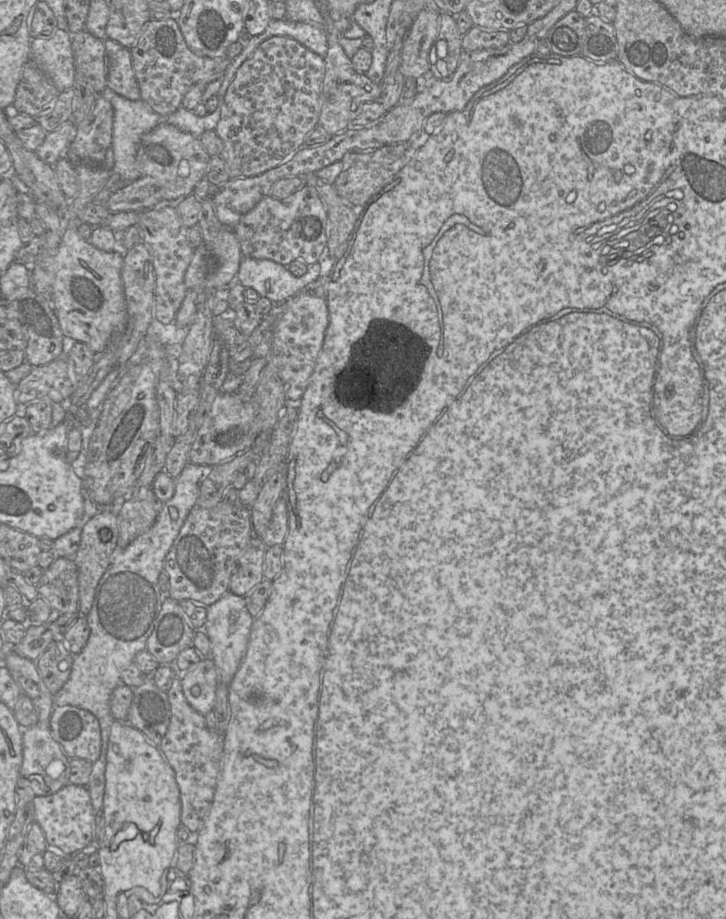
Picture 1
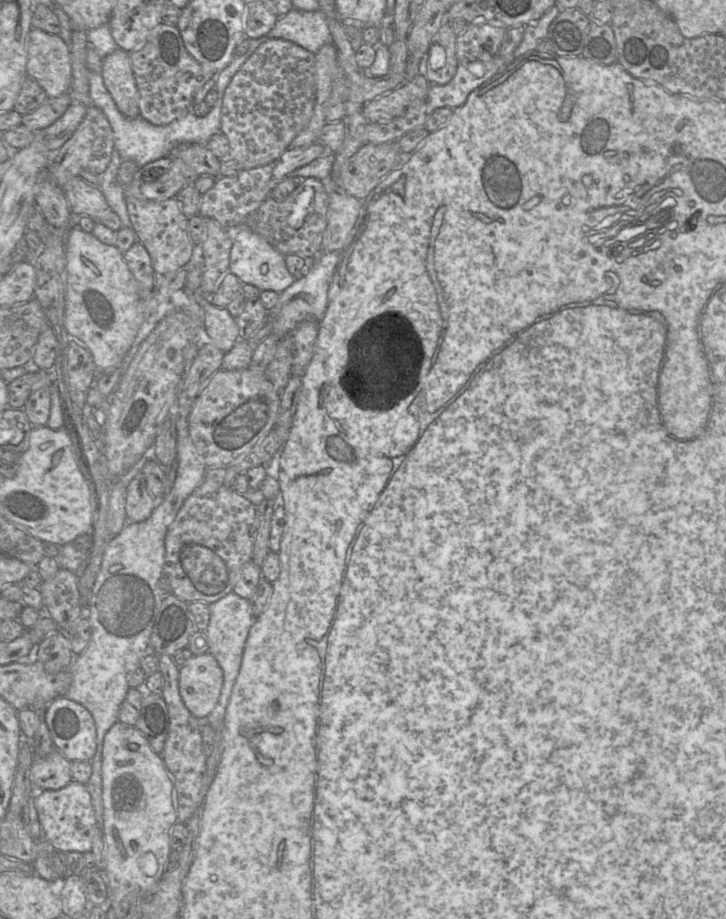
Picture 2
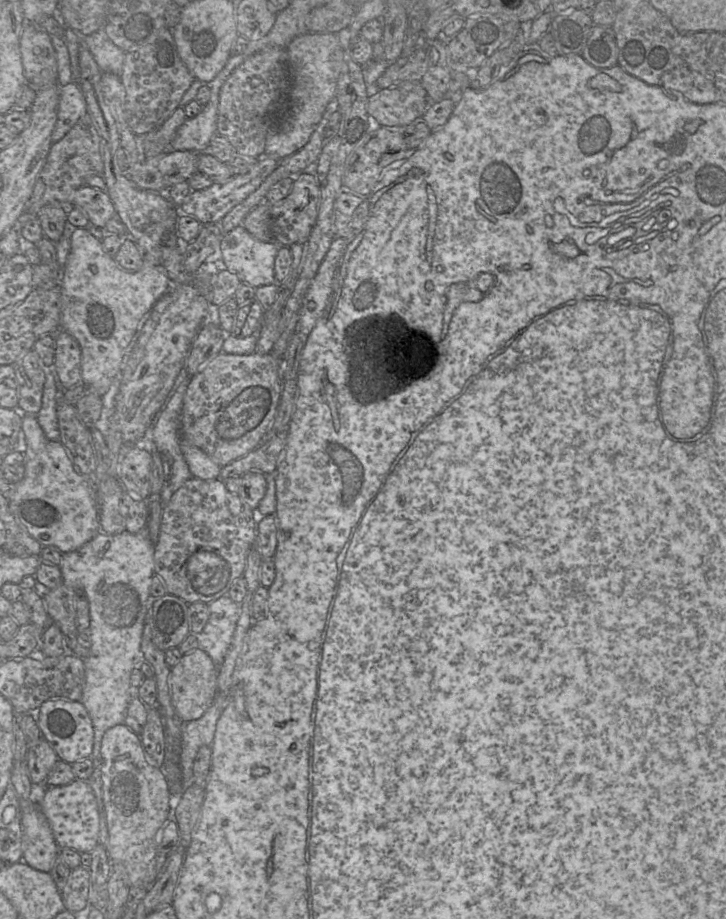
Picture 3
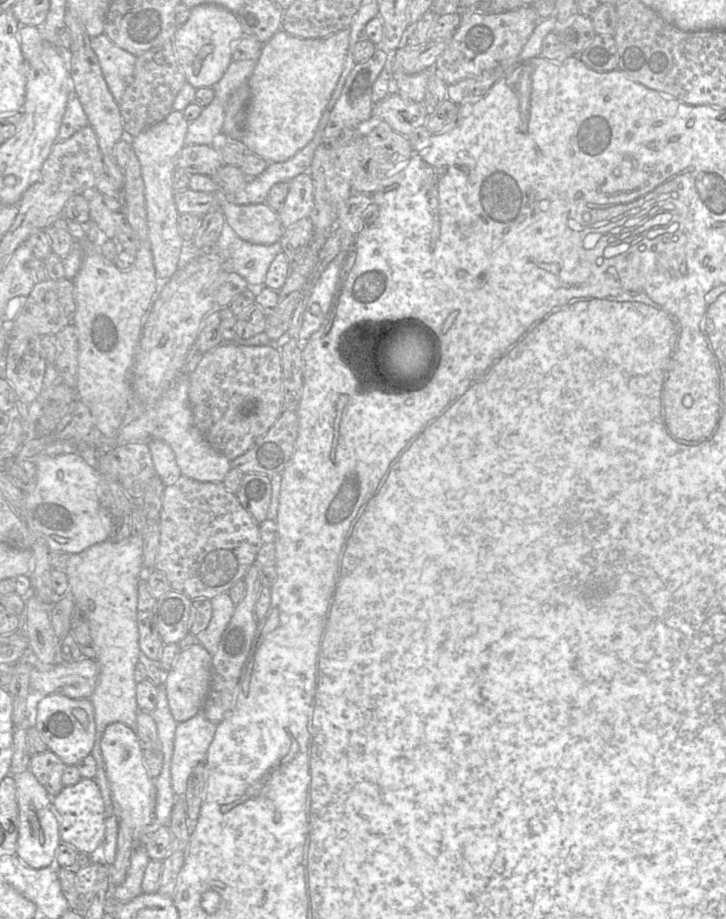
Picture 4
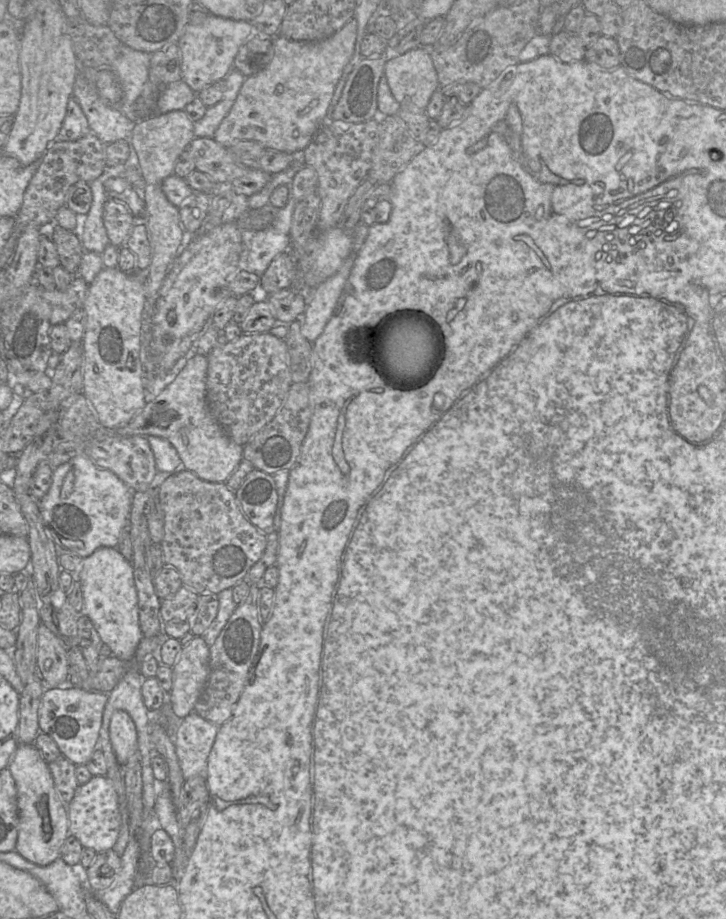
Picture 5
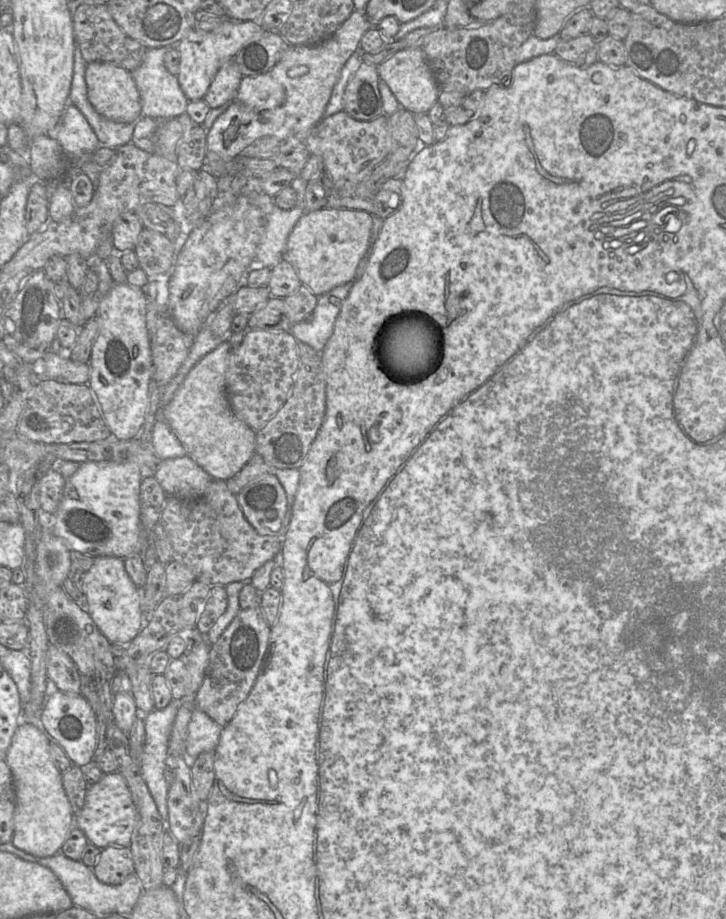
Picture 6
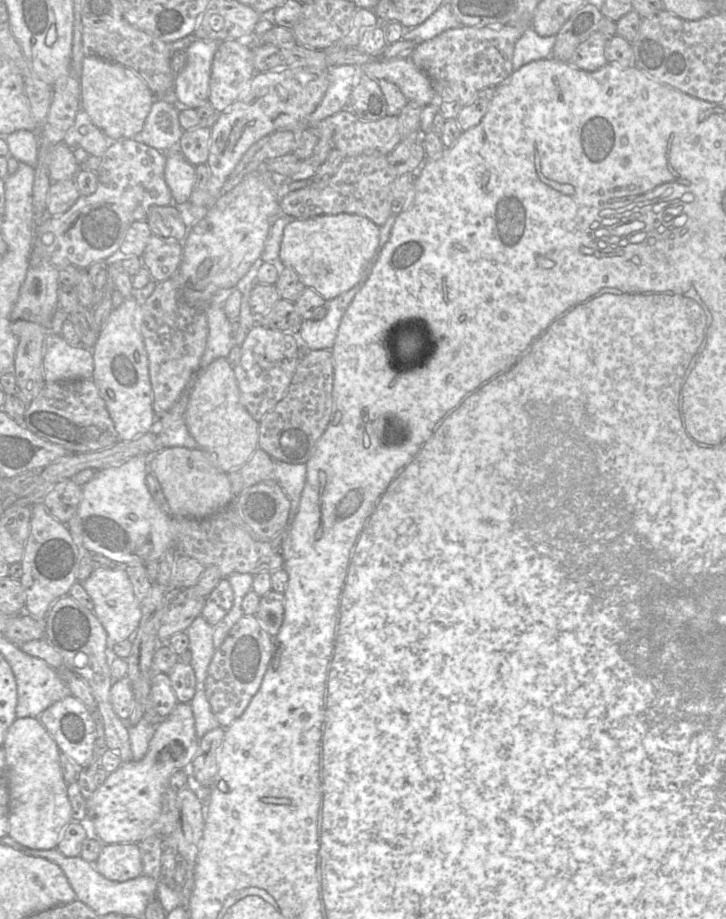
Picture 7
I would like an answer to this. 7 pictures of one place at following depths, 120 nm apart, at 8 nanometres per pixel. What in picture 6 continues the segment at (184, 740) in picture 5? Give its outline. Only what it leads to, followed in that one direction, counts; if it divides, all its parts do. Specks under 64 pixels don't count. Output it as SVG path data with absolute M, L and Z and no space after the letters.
M195 707L188 725L186 757L193 760L203 752L215 751L220 740L221 730L221 726Z

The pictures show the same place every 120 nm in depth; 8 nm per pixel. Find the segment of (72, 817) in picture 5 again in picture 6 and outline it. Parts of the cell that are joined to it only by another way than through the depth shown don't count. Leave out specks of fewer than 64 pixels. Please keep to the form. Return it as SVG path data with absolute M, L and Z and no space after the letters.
M119 772L104 774L99 782L88 787L84 806L74 817L74 825L86 835L88 842L99 849L109 846L129 847L137 821L137 809L130 789Z

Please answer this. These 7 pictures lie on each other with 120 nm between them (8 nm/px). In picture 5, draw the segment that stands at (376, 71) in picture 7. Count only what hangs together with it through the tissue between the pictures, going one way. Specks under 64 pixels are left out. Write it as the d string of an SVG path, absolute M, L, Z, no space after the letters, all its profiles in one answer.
M424 47L387 60L383 75L398 104L414 113L425 111L434 91L441 88L429 49Z

